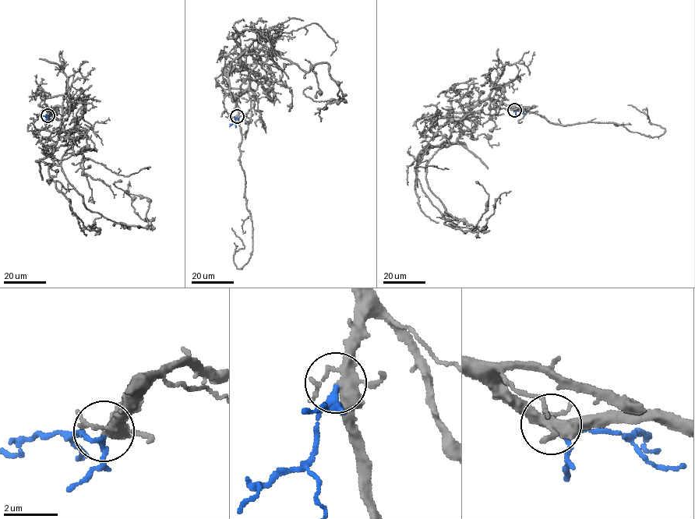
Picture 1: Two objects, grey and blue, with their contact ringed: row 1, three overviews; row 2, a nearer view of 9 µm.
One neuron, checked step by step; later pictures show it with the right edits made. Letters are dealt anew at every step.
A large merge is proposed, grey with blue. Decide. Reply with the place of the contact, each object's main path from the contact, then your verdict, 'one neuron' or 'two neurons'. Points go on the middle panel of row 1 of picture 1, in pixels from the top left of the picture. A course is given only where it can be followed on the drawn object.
place (237, 116); course grey (237, 116), (256, 40), (305, 71), (327, 63), (340, 99), (312, 87); course blue (237, 116), (229, 126); one neuron

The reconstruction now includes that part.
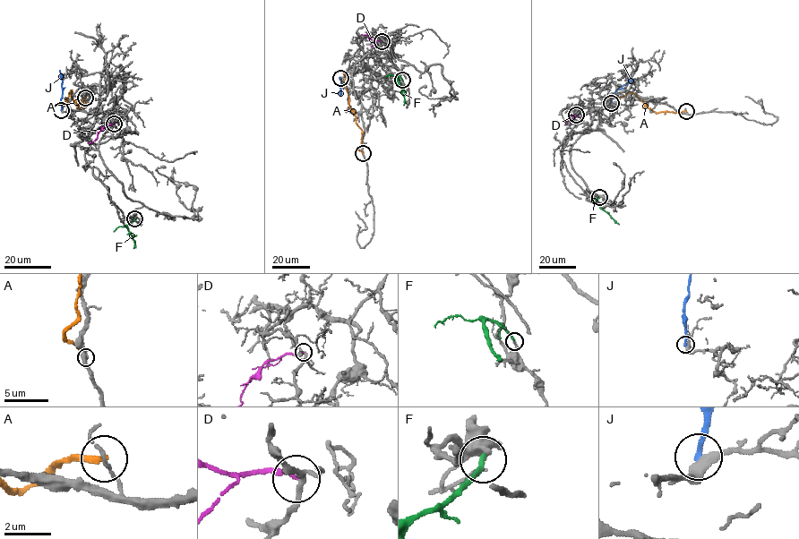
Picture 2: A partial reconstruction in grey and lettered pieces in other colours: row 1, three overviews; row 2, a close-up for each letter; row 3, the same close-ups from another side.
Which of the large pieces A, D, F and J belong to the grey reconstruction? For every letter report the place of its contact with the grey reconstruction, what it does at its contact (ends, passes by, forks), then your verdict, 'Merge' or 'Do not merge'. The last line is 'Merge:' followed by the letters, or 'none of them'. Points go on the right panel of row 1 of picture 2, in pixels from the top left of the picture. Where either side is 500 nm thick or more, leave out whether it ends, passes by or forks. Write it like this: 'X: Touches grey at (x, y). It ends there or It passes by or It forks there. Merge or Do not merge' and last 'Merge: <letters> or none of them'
A: Touches grey at (686, 111). It ends there. Do not merge
D: Touches grey at (576, 115). It ends there. Do not merge
F: Touches grey at (599, 197). It ends there. Do not merge
J: Touches grey at (611, 103). It ends there. Do not merge
Merge: none of them

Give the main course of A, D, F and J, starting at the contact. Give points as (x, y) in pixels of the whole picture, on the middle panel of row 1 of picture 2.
A: (363, 153), (358, 148), (362, 130), (349, 107), (343, 72)
D: (381, 41), (361, 34)
F: (403, 80), (397, 75), (404, 98), (403, 105)
J: (340, 78), (339, 92)

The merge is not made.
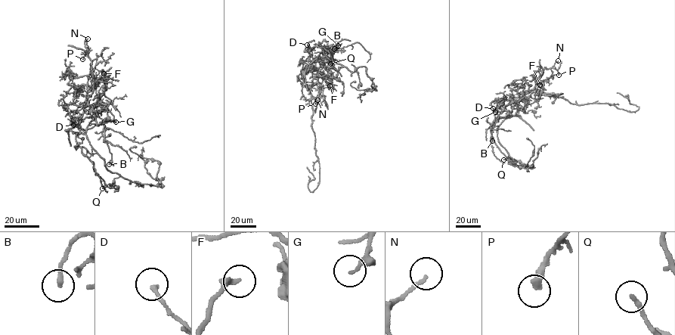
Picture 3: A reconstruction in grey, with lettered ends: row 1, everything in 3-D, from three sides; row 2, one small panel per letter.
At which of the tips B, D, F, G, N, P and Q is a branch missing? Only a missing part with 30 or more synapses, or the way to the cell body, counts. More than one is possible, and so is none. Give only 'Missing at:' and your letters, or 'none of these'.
Missing at: none of these

